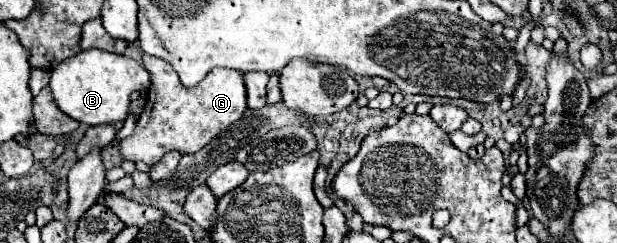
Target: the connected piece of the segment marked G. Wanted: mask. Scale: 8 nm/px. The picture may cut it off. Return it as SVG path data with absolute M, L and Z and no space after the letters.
M144 55L144 69L150 73L146 107L134 127L134 133L118 143L122 157L128 161L154 165L168 151L178 151L182 155L196 153L216 133L238 121L246 111L246 89L242 73L230 69L214 69L200 85L184 87L172 65L162 59Z

